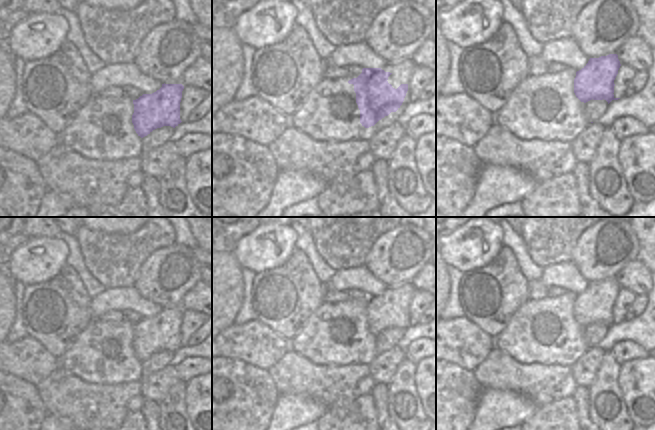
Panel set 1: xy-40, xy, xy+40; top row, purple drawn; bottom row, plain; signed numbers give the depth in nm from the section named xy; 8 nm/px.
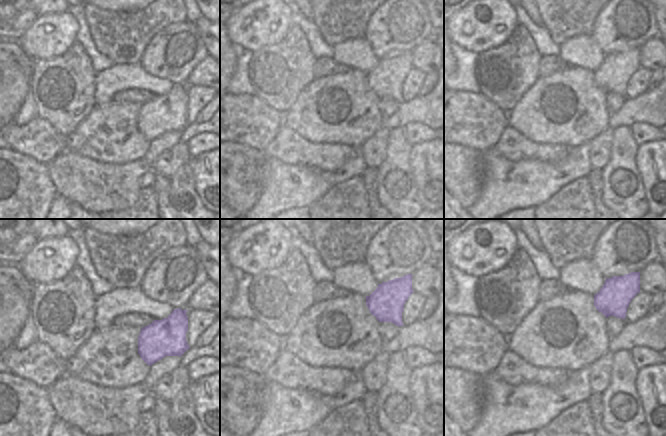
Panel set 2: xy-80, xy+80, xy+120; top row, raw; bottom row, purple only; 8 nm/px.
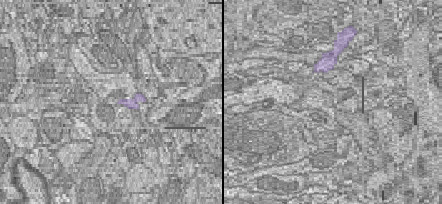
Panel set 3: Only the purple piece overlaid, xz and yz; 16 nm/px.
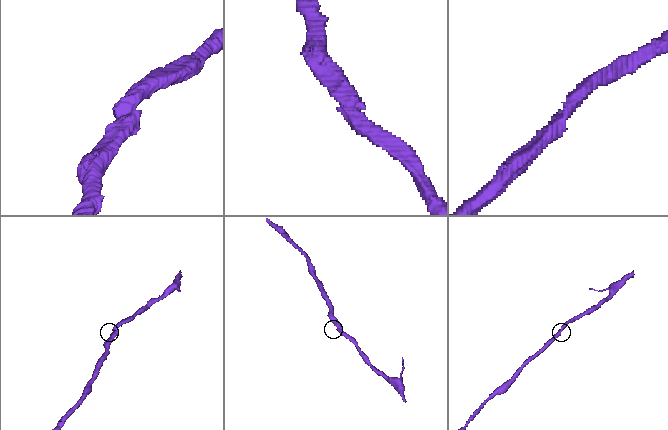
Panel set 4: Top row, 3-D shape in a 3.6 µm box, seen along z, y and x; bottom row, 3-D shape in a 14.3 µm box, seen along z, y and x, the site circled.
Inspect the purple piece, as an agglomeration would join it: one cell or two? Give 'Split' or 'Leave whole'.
Leave whole

